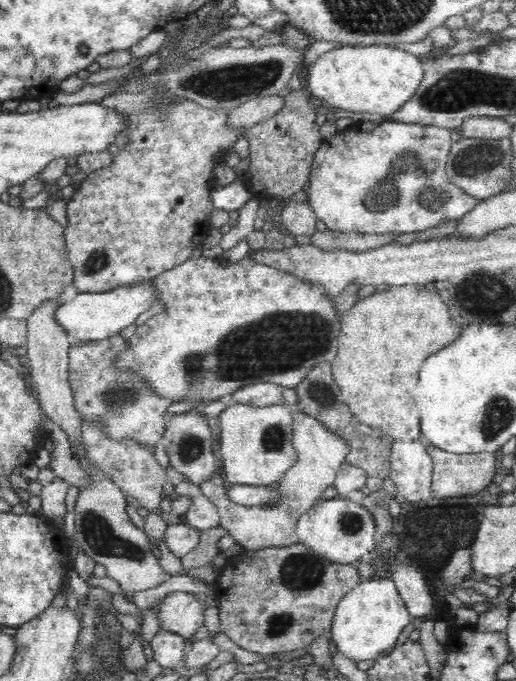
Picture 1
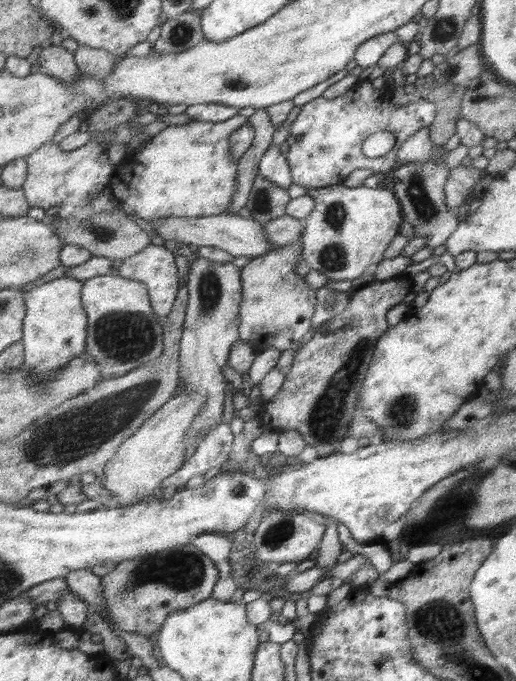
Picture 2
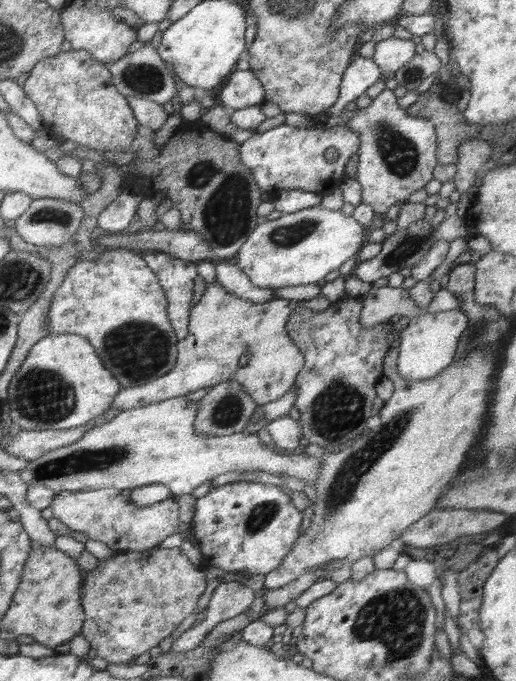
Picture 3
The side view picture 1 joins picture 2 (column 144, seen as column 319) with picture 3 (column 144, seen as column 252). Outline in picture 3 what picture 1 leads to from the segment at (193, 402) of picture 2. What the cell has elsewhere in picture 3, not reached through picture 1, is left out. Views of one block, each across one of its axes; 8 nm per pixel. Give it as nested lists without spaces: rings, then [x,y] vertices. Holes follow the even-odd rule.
[[[114,487],[90,489],[85,491],[60,491],[54,493],[52,502],[53,516],[61,520],[68,529],[84,533],[92,540],[104,542],[115,552],[144,551],[159,545],[162,540],[176,533],[180,525],[180,511],[177,496],[166,502],[151,506],[136,506],[128,498],[121,496]]]

